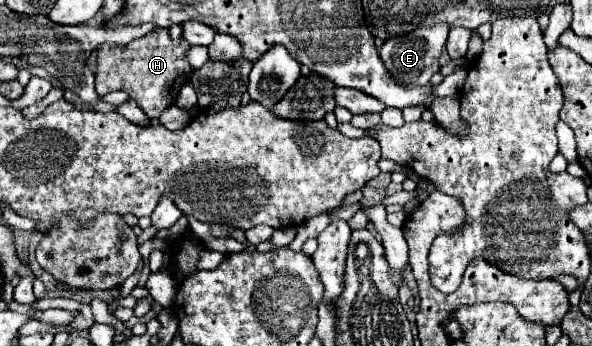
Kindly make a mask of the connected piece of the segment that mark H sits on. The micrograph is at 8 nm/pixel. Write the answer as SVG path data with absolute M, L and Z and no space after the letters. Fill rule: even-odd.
M158 28L156 32L130 42L128 46L102 44L98 48L98 70L96 70L96 92L100 96L112 90L124 90L148 118L158 118L164 108L168 108L178 90L188 82L192 66L186 60L190 44L186 40L172 40L168 30Z

